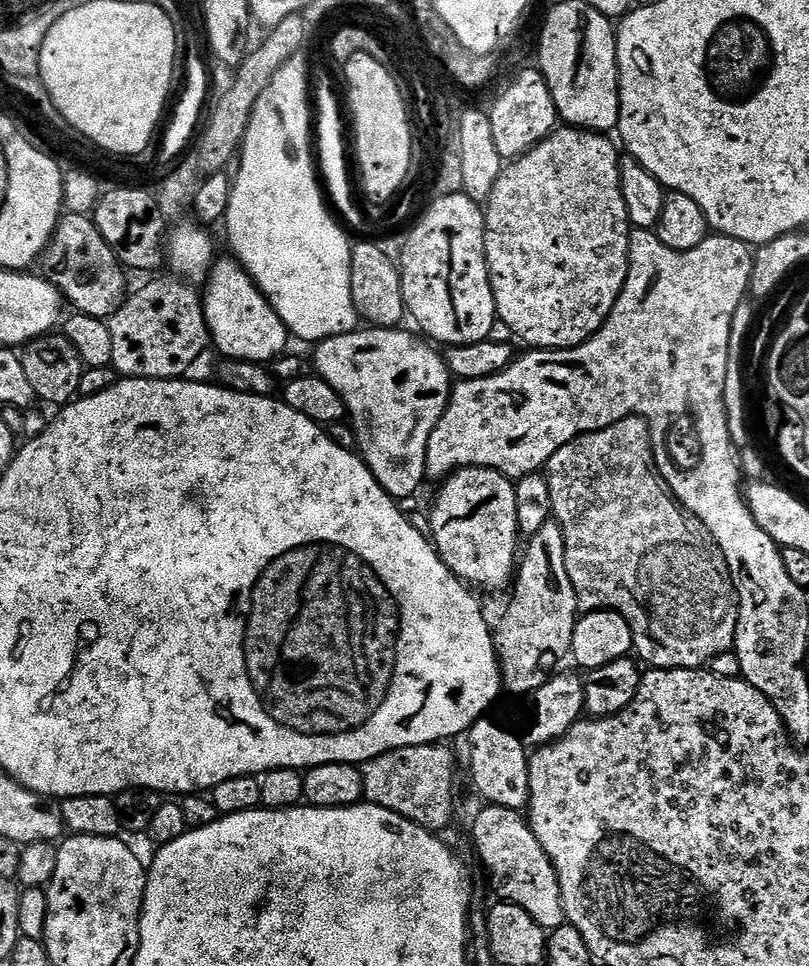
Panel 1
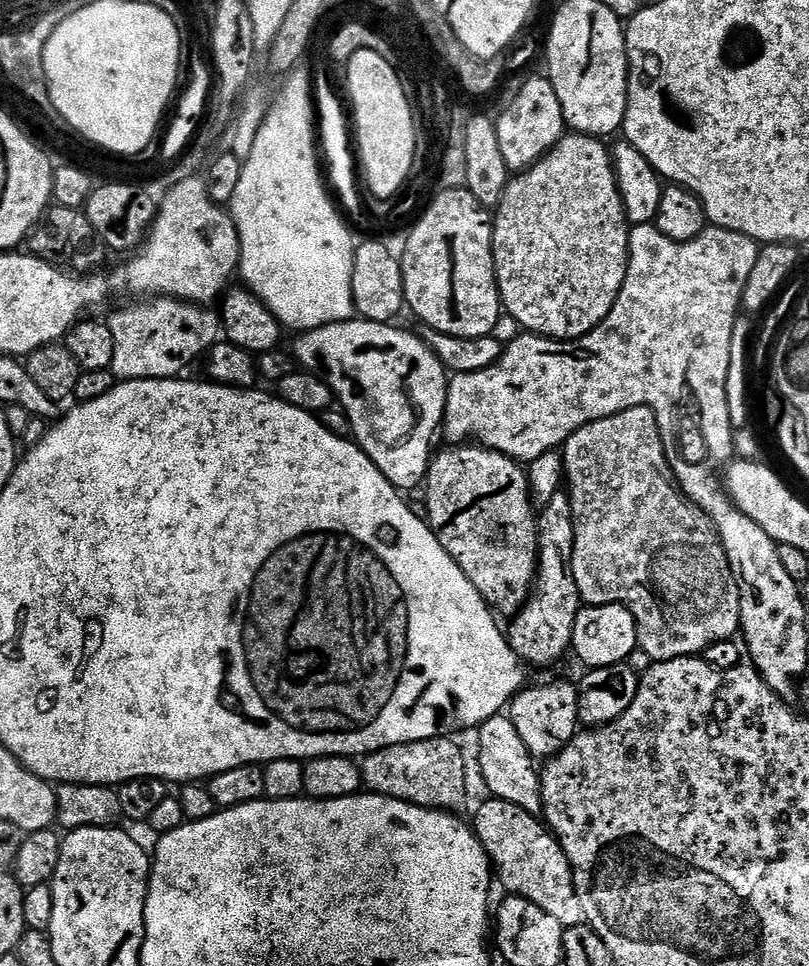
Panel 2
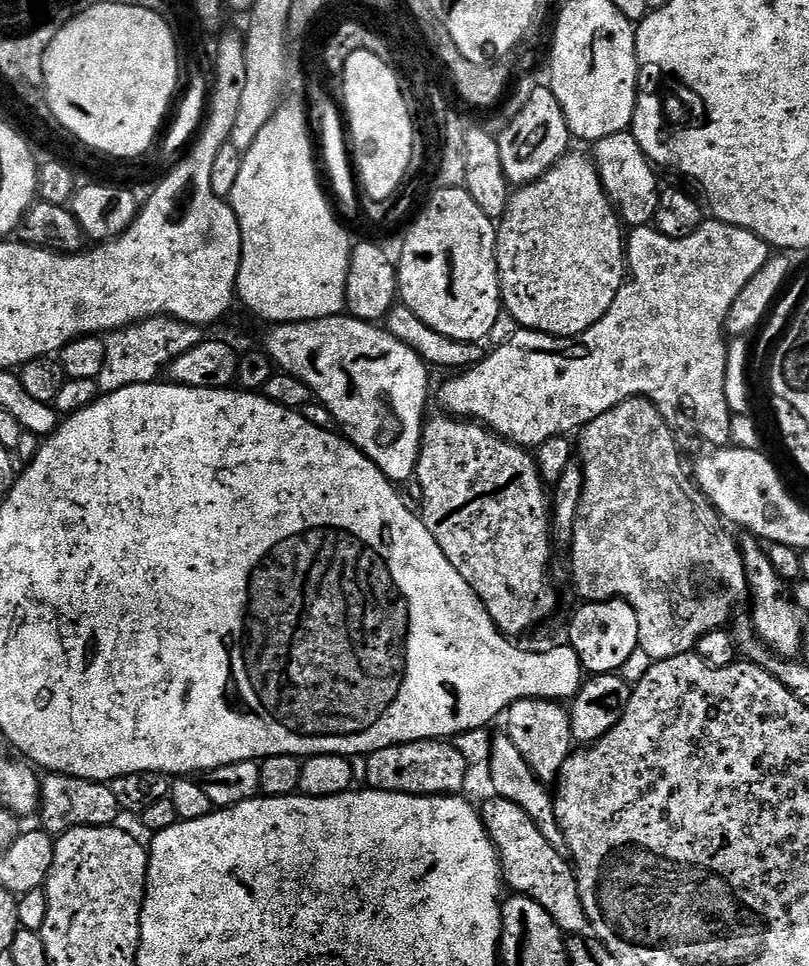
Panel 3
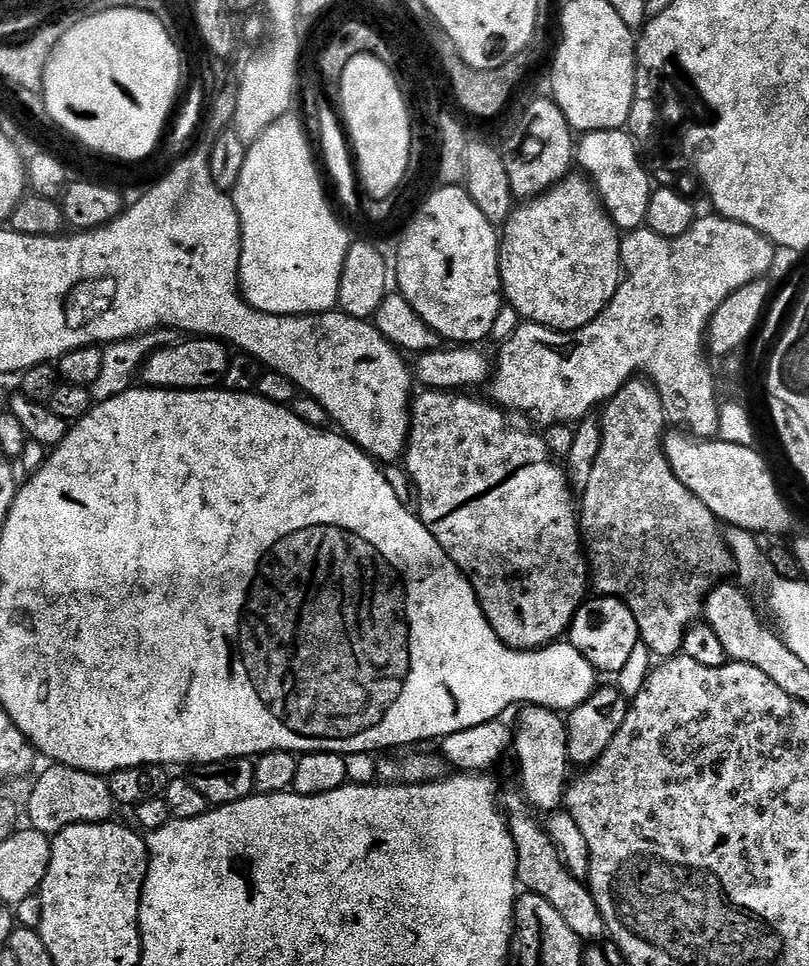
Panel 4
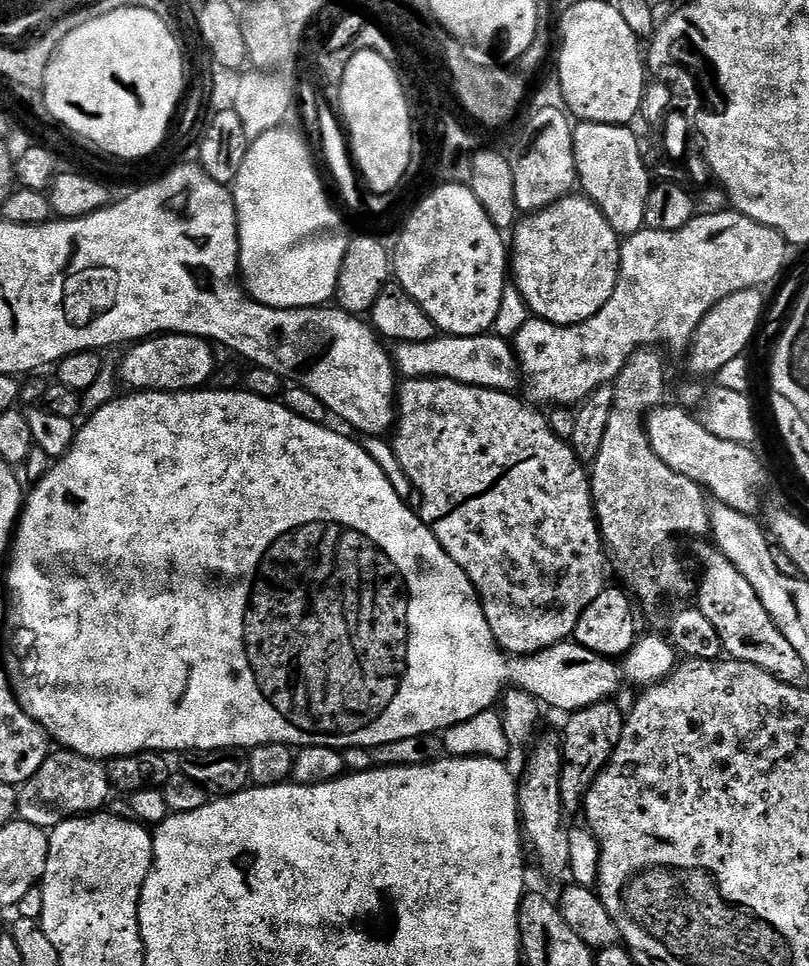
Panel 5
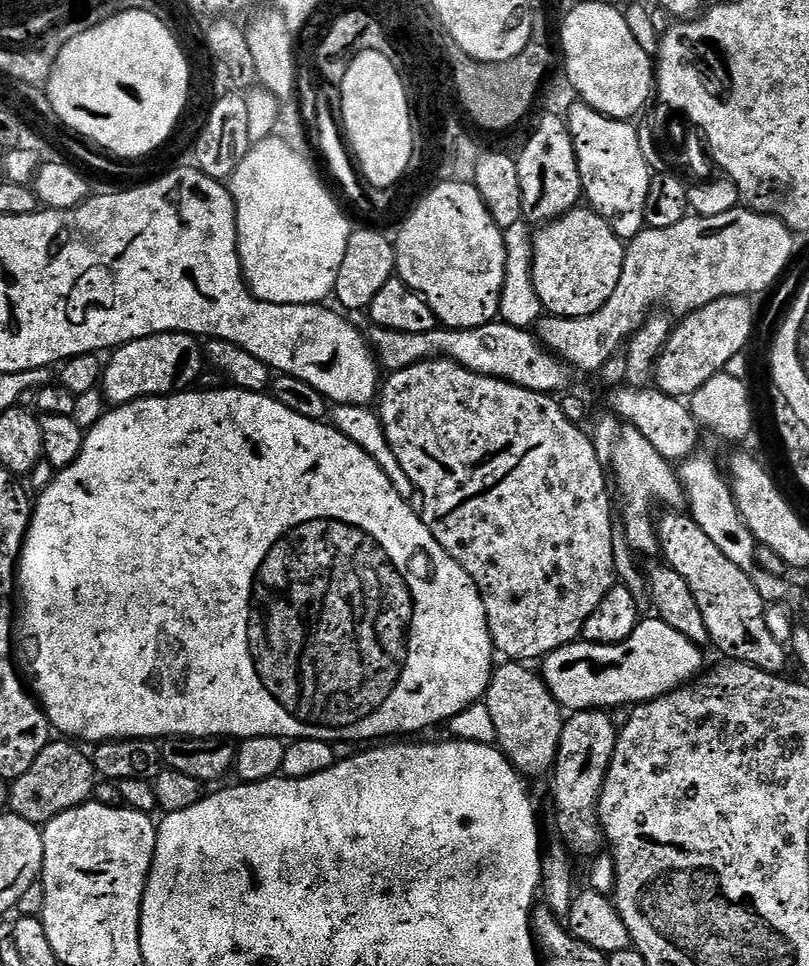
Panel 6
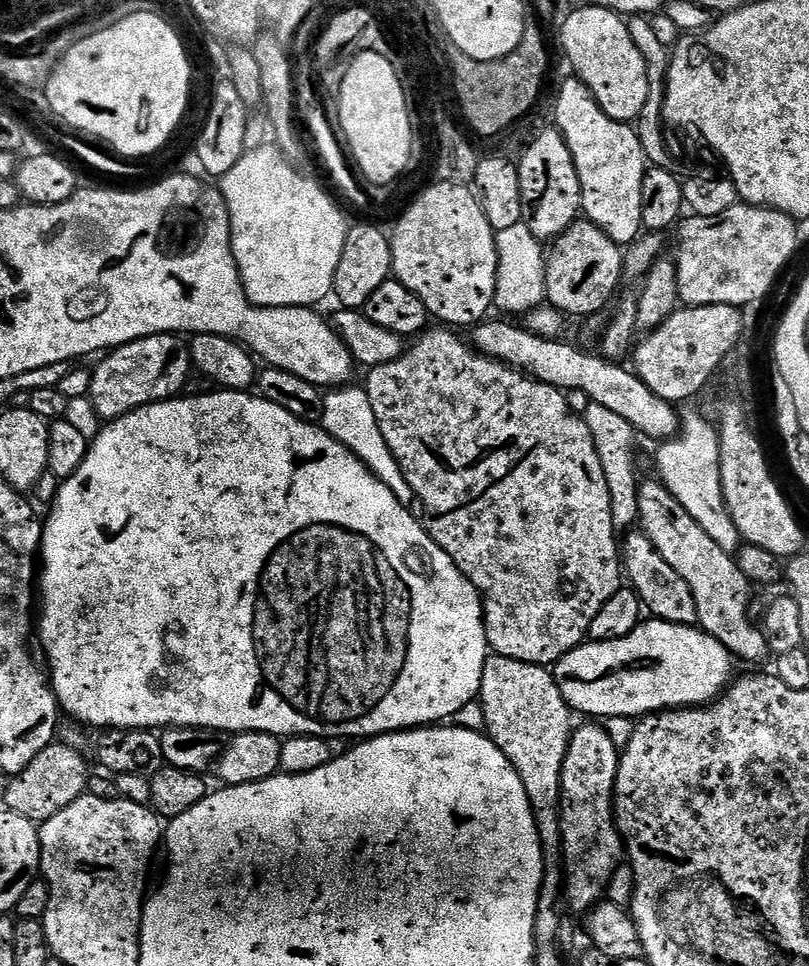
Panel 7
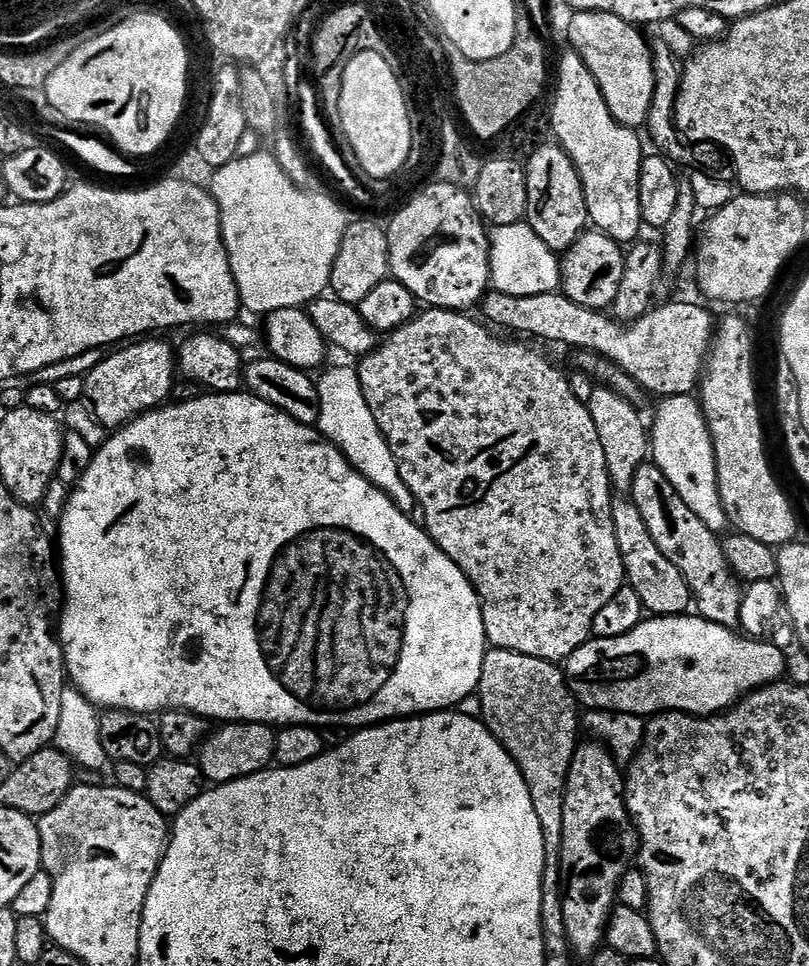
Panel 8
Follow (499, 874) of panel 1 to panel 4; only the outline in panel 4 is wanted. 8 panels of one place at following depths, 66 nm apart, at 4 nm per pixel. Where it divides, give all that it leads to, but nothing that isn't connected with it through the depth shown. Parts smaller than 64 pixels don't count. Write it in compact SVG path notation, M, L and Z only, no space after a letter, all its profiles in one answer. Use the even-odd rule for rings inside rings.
M523 795L503 797L502 811L508 821L508 832L516 847L516 878L527 891L536 896L546 898L562 918L566 918L566 926L574 930L581 940L596 942L605 935L602 914L598 910L598 902L594 902L592 891L583 879L575 877L564 865L560 851L552 843L545 832L545 825L536 821L533 809Z

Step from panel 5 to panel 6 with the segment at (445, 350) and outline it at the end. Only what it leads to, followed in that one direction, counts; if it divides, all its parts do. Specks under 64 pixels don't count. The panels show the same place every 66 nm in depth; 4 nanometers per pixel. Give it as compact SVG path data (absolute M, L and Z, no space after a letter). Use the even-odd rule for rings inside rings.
M493 322L477 328L446 328L438 326L435 330L426 334L402 334L402 330L386 330L375 326L369 327L369 329L366 332L366 339L371 347L372 355L375 356L376 363L380 365L381 369L388 374L398 370L406 370L406 366L414 366L418 362L443 358L452 360L456 364L461 364L463 368L470 370L474 374L493 376L499 380L505 380L535 392L556 394L559 388L564 388L568 384L570 369L567 363L547 351L539 339L527 328L515 328L503 322Z

